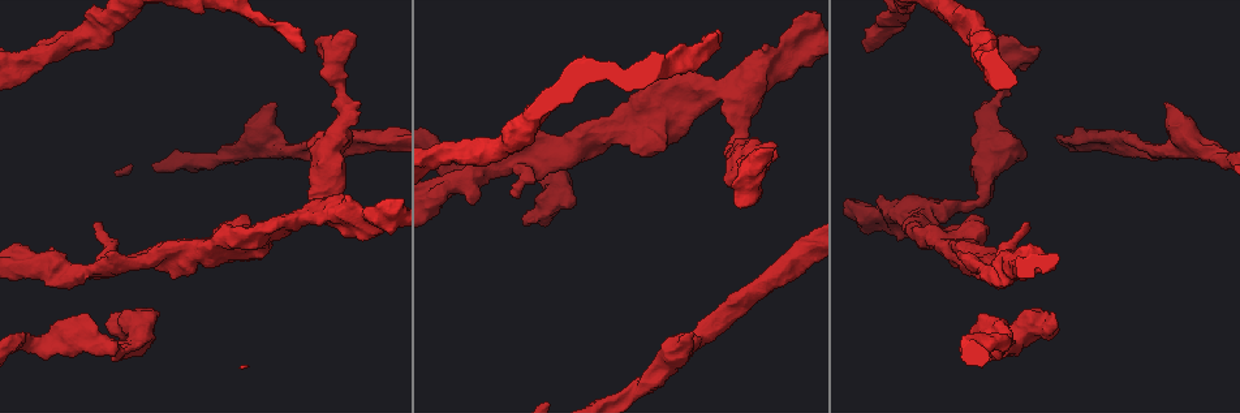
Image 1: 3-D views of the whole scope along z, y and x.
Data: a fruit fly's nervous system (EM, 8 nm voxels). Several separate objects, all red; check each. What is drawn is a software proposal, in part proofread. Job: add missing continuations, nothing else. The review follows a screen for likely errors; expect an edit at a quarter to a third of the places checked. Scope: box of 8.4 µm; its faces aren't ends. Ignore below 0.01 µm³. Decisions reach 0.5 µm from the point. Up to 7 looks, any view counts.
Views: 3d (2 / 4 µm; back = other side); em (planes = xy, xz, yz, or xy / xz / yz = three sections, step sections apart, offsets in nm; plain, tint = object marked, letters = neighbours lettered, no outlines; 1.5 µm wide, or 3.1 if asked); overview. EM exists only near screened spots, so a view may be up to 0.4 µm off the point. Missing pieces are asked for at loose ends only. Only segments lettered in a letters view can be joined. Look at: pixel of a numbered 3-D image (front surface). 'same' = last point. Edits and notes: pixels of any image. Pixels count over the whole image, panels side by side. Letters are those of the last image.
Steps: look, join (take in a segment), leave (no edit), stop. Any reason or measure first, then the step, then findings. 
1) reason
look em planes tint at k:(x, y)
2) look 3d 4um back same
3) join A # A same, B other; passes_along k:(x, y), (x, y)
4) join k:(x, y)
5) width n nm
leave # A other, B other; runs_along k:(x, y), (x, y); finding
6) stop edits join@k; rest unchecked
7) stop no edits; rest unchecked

branch stops here
look 3d 2um at 1:(513, 191)

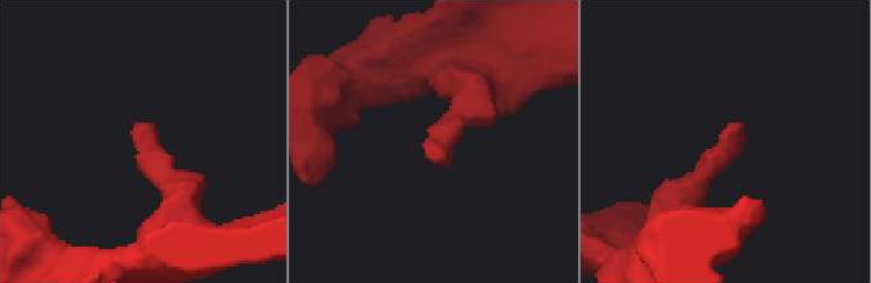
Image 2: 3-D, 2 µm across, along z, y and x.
look em xz step 4 tint at 2:(425, 152)

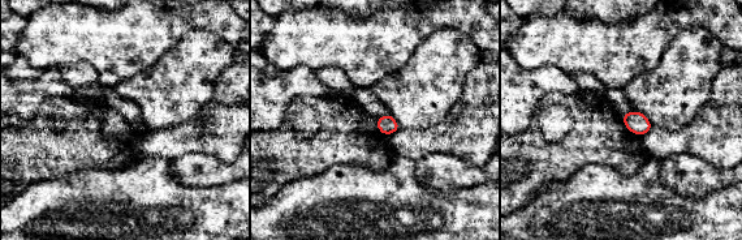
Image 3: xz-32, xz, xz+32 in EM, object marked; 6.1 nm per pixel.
look em planes letters same

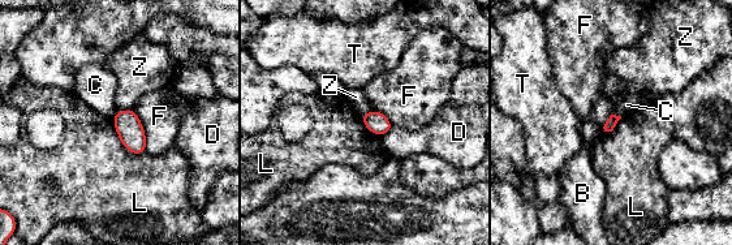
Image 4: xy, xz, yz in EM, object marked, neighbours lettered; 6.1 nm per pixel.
longest_contact L 300 nm
leave # B other, C other, D other, F other, L other, T other, Z other; border 4:(112, 119), (120, 142), (145, 153); none of them fits

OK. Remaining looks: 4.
stops while still wide
look 3d 4um at 1:(938, 251)

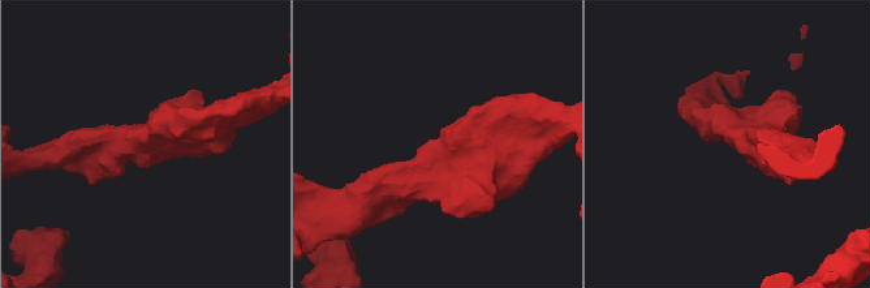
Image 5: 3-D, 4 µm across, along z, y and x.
look em yz step 8 plain at 5:(726, 140)

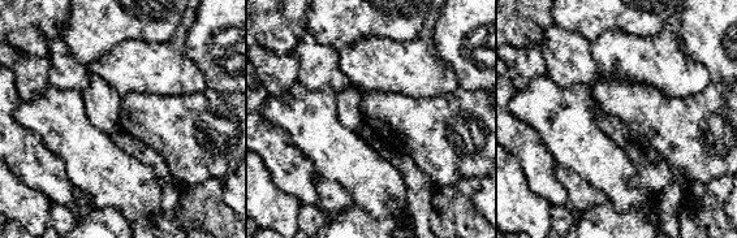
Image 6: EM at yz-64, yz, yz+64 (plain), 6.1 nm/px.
look em yz step 8 letters same

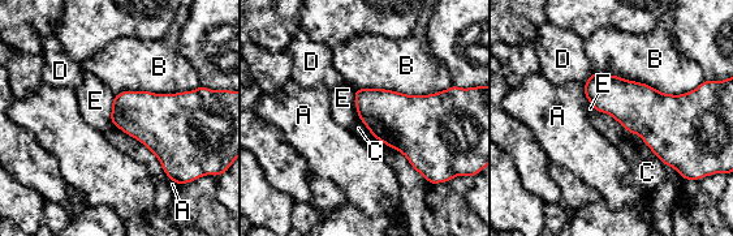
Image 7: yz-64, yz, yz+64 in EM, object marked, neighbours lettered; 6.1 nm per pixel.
leave # A other, B other, C other, D other, E other; border 7:(595, 110), (636, 133), (684, 179); none of them fits

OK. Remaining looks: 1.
stop no edits; rest unchecked

